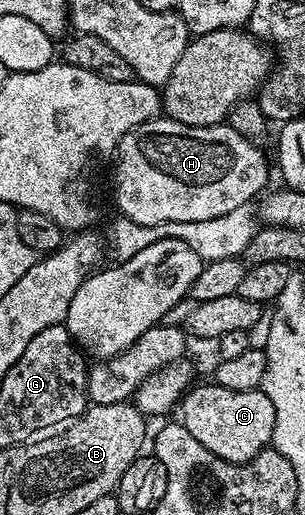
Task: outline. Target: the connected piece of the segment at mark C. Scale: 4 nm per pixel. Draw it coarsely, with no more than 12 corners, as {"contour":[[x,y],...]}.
{"contour":[[191,386],[182,427],[229,463],[269,448],[276,411],[260,389]]}

